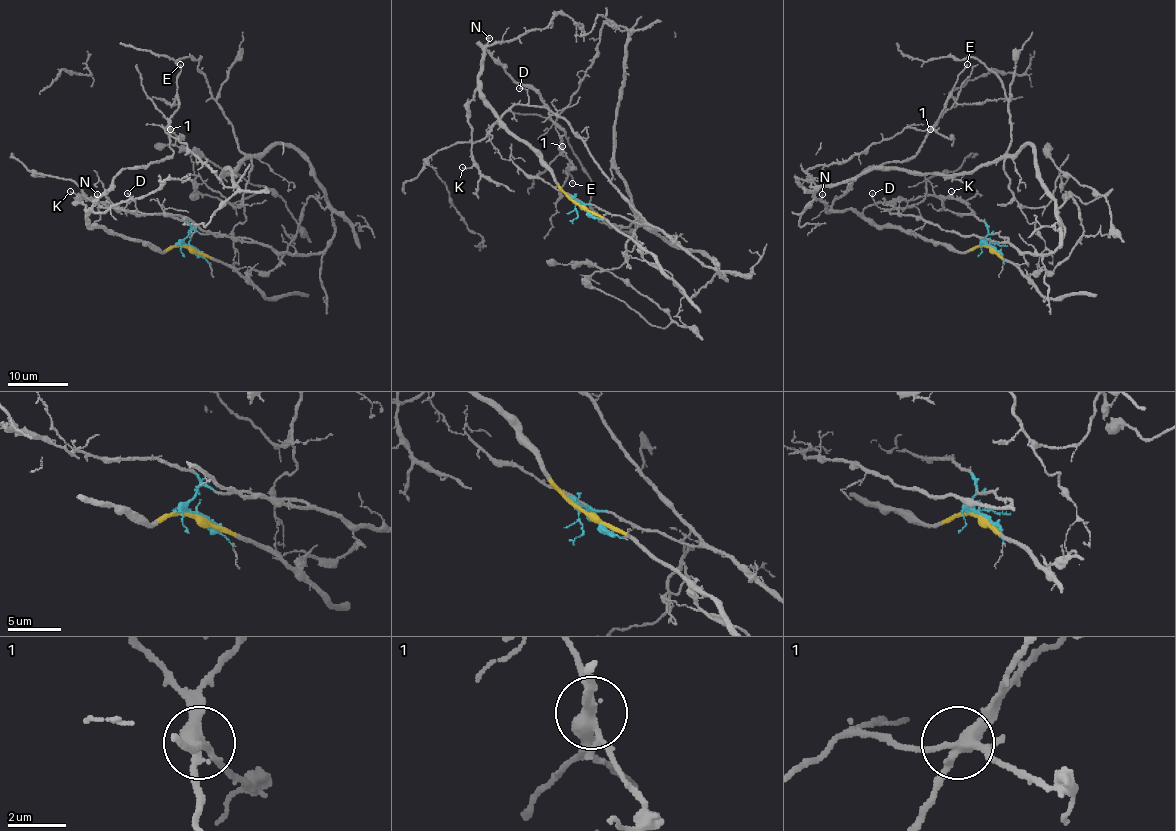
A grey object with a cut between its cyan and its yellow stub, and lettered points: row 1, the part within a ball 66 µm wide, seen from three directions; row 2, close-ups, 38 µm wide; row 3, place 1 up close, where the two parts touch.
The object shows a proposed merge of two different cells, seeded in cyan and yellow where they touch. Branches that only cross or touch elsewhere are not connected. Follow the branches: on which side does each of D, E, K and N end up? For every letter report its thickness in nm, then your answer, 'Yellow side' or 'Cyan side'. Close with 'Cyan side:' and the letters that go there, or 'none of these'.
D: Thickness 100 nm. Cyan side
E: Thickness 130 nm. Yellow side
K: Thickness 100 nm. Yellow side
N: Thickness 160 nm. Yellow side
Cyan side: D

